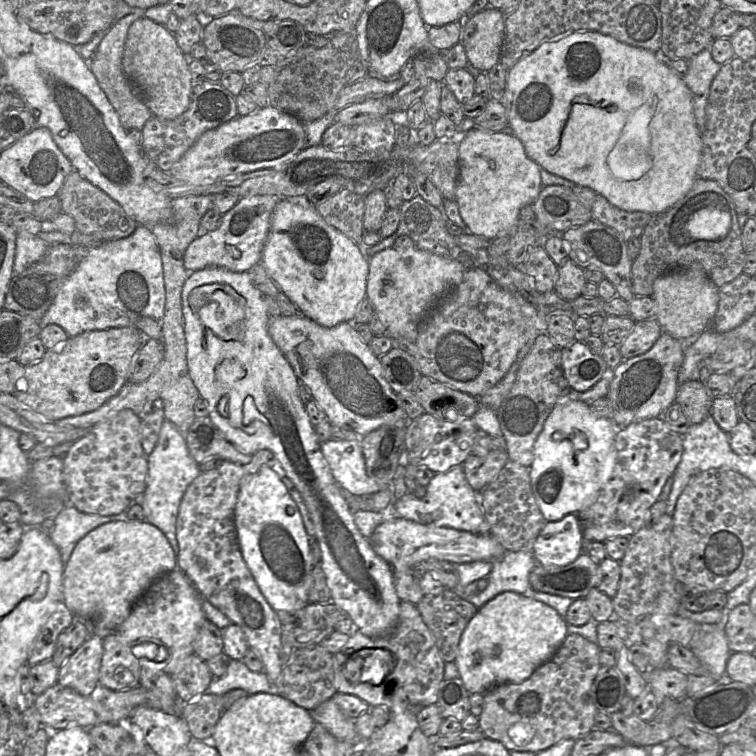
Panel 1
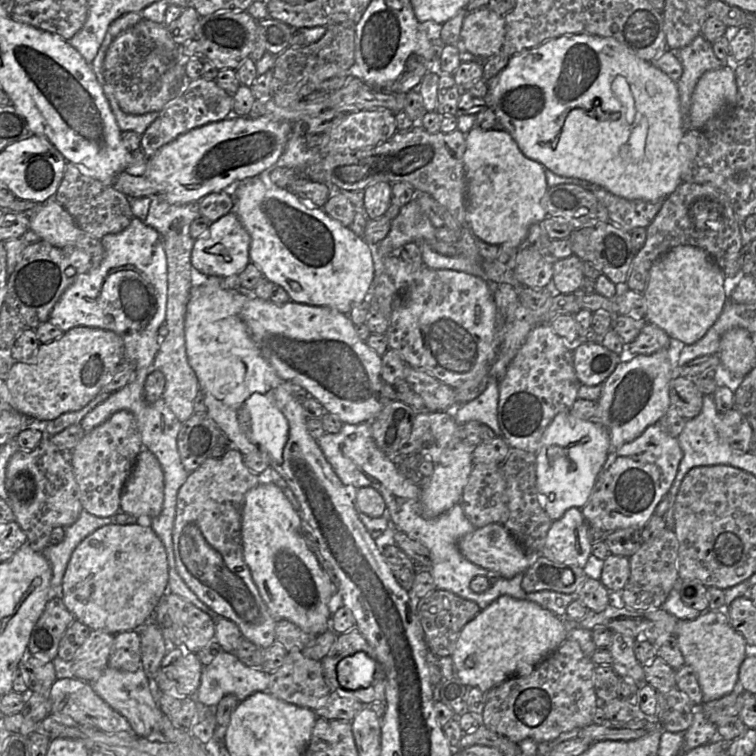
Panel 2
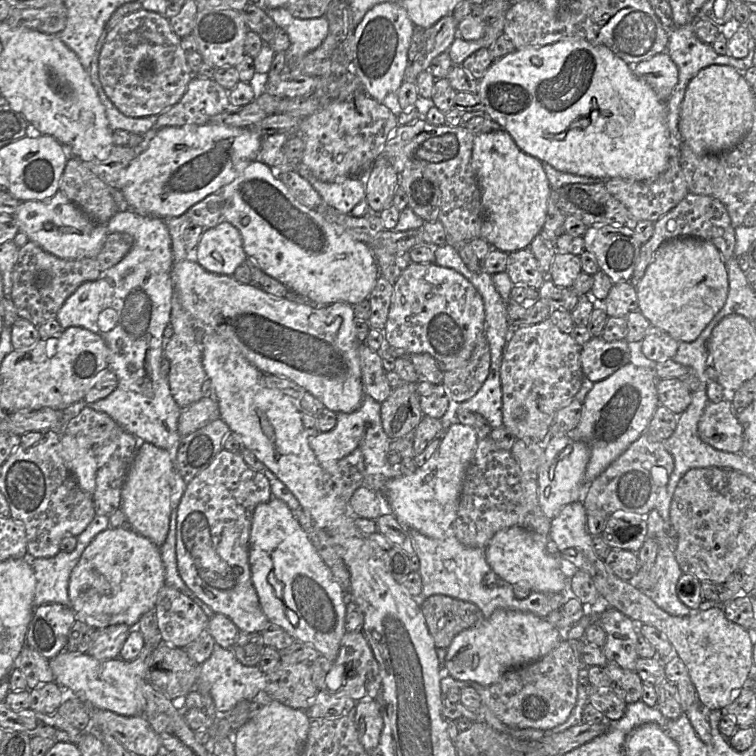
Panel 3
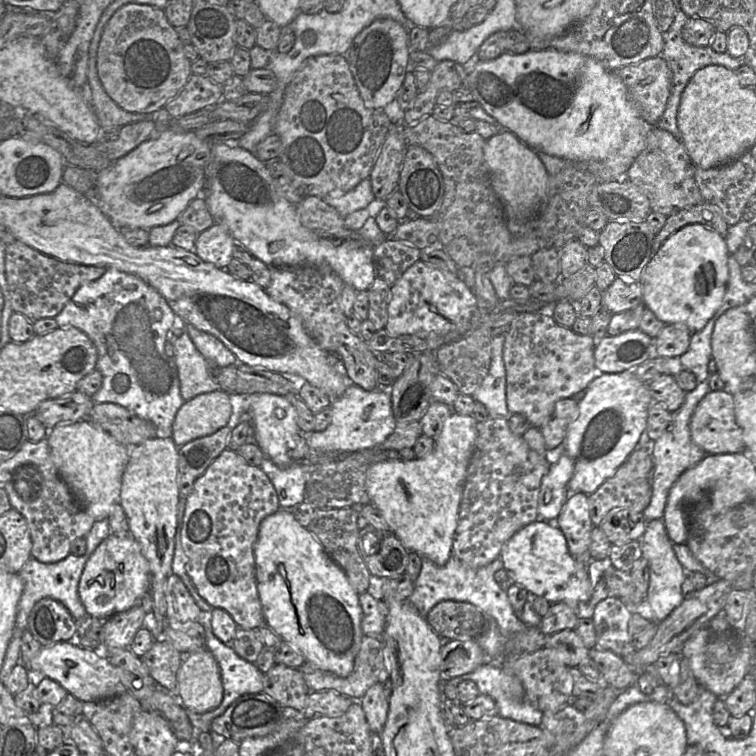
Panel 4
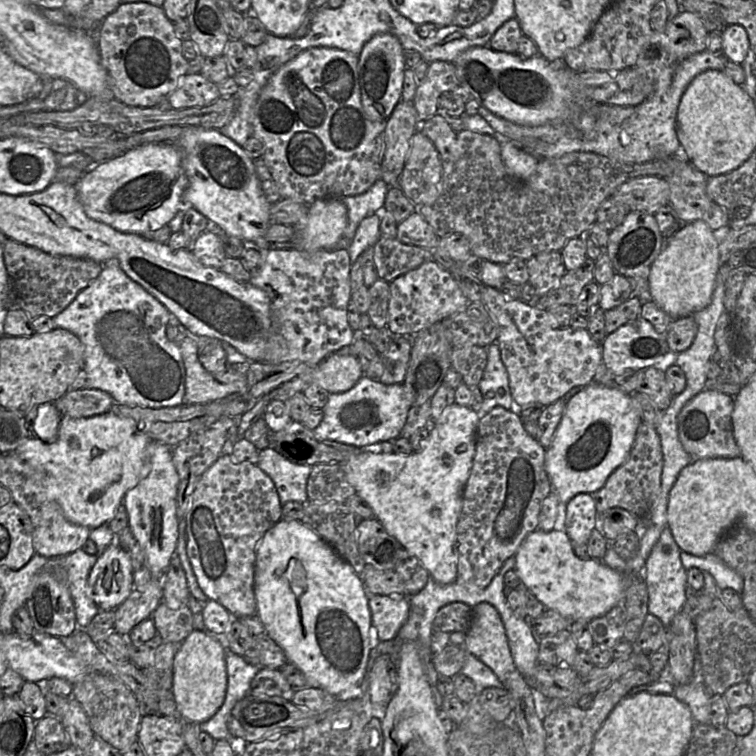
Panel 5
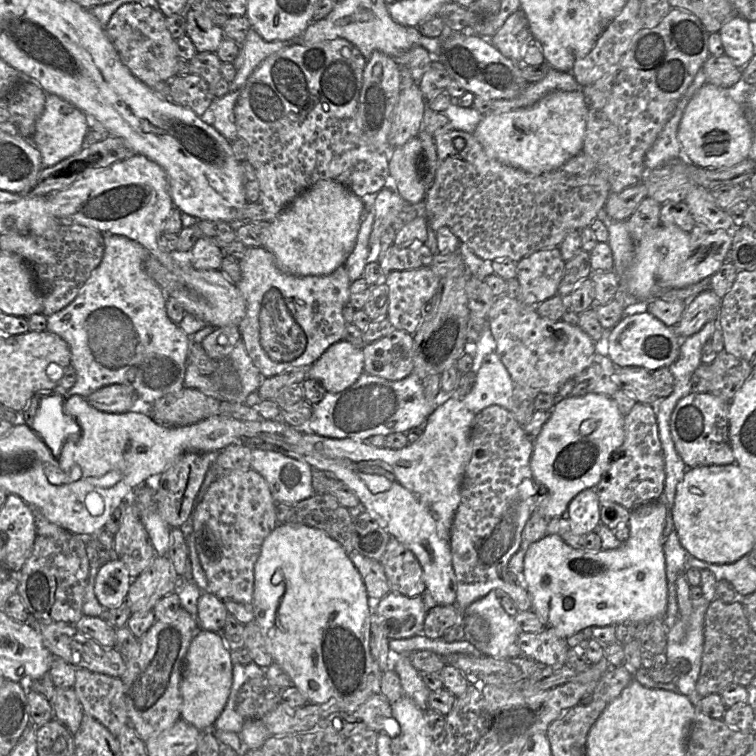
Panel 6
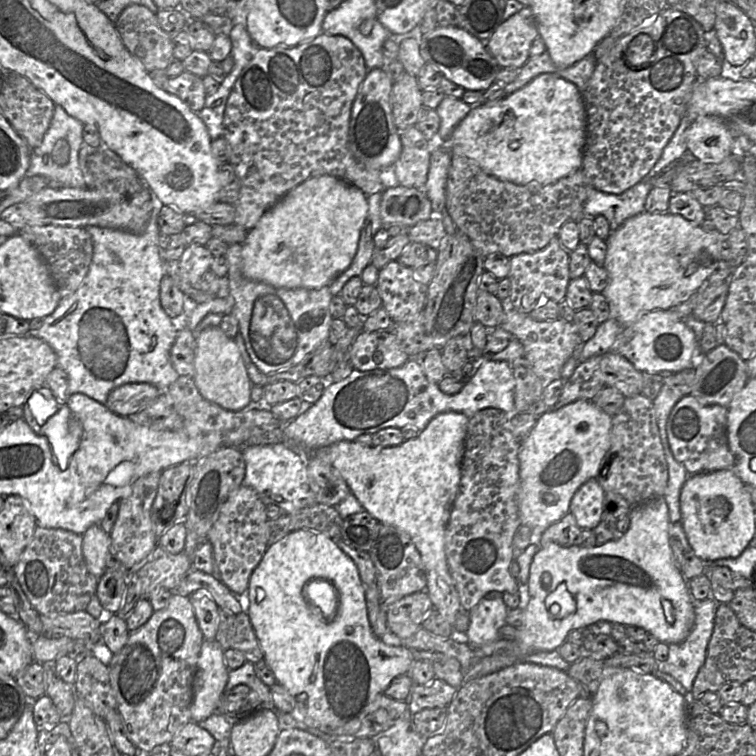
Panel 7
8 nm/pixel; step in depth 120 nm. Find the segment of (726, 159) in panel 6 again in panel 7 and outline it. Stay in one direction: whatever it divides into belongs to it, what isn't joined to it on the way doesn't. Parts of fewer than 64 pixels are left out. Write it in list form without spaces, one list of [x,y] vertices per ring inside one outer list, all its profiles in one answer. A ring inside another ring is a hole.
[[[701,116],[686,131],[688,153],[704,163],[720,163],[734,151],[728,125],[716,116]]]

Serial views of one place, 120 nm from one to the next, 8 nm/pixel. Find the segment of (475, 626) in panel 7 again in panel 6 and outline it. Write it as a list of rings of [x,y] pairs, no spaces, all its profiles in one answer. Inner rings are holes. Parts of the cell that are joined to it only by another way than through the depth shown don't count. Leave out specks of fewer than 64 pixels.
[[[491,590],[486,596],[473,602],[465,610],[465,615],[479,615],[489,624],[490,638],[486,643],[471,642],[475,647],[484,655],[489,655],[496,659],[510,659],[522,656],[522,651],[517,644],[518,635],[521,630],[515,621],[514,617],[509,615],[501,604],[500,597],[497,596],[497,592],[501,590]]]

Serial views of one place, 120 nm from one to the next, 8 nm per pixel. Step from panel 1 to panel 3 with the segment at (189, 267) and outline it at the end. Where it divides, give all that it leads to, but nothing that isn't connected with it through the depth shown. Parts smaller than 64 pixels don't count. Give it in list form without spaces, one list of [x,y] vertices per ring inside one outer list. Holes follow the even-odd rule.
[[[225,220],[215,227],[204,230],[194,250],[194,259],[208,272],[219,275],[233,275],[236,268],[247,259],[239,230]]]

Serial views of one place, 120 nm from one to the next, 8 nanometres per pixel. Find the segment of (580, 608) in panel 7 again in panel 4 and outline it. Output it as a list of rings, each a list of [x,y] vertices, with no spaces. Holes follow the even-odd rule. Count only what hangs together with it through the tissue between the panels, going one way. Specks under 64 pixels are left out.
[[[537,520],[518,530],[503,545],[499,557],[513,583],[550,604],[566,603],[570,607],[579,607],[593,594],[593,579],[588,571],[570,554],[562,531],[546,521]]]

